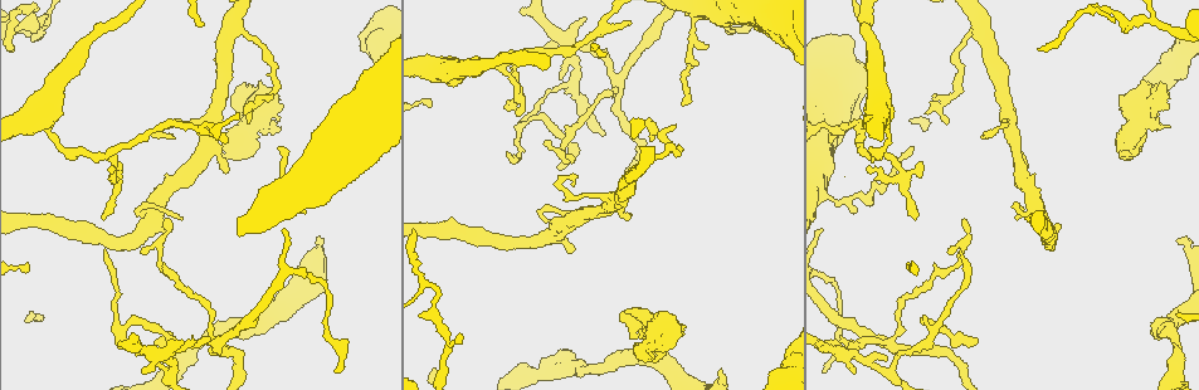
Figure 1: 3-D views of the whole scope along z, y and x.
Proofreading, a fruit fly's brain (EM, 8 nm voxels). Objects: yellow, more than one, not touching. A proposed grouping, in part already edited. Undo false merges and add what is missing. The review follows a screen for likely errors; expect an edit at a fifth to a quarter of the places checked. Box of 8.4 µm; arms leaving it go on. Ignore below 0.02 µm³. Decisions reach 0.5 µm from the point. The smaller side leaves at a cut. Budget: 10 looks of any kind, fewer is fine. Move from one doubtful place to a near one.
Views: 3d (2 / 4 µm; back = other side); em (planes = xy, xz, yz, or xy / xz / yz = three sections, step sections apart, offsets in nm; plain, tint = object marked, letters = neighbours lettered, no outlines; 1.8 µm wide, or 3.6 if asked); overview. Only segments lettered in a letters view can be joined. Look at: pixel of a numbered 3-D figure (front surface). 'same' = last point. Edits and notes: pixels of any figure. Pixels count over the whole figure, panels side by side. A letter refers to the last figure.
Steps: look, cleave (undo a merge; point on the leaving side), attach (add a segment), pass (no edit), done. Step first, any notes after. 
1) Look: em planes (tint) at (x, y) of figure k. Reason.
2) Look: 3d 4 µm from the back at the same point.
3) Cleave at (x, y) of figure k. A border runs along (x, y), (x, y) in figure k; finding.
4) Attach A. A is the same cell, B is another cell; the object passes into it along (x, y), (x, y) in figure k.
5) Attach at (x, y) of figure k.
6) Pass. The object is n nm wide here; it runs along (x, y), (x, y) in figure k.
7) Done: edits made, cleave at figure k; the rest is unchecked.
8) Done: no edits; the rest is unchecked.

Look: 3d 2 µm at (928, 338) of figure 1. Abrupt turn.

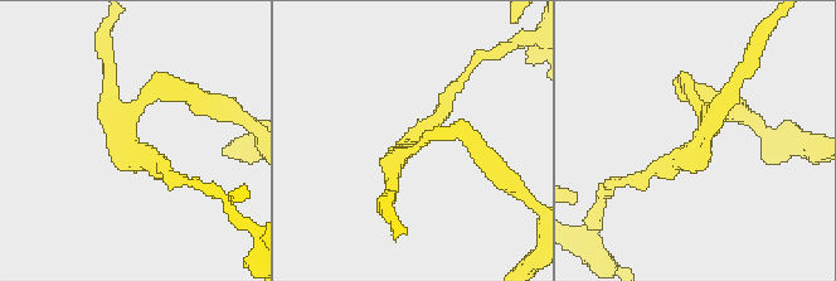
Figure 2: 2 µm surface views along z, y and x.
Look: em planes (letters) at (122, 132) of figure 2. Now the EM.

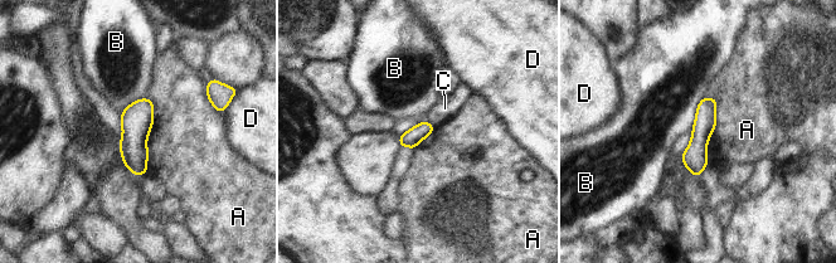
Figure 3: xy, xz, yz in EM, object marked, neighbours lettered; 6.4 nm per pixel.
Pass. The longest contact is with A, 480 nm; A, B, C and D are other cells; a border runs along (146, 96), (152, 103), (147, 169) in figure 3; all the same neuron.

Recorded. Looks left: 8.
Look: 3d 4 µm at (572, 43) of figure 1. Four arms meet.

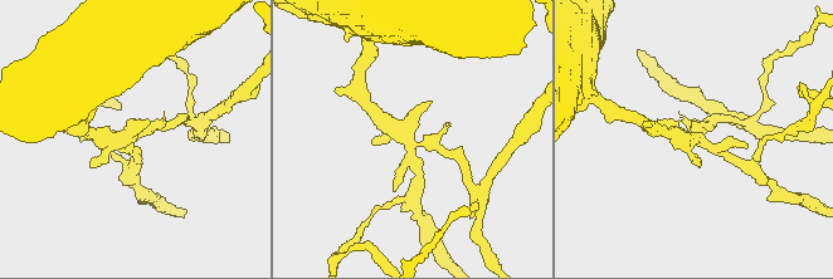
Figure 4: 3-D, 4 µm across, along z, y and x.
Look: em planes (tint) at (694, 136) of figure 4.

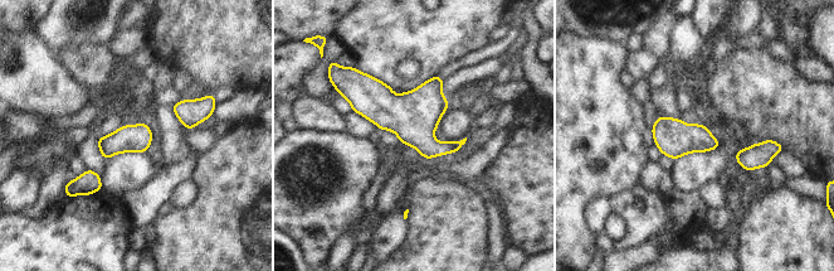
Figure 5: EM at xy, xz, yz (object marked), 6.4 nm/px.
Look: em planes (letters) at the same point.

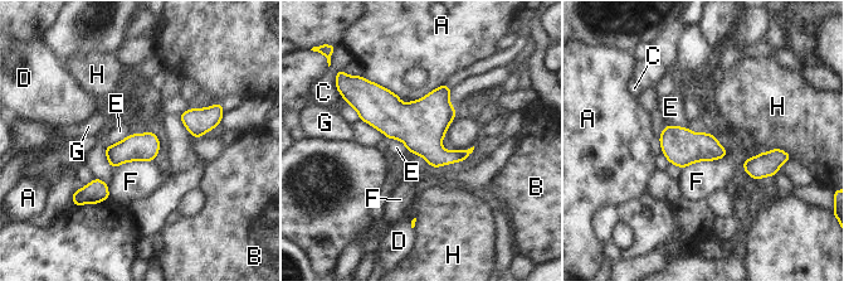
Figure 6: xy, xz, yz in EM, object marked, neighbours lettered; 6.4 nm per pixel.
Pass. The object is 180 nm wide here; A, B, C, D, E, F, G and H are other cells; a border runs along (130, 134), (110, 145) in figure 6; continuous, no second neuron.

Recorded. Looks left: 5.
Look: 3d 4 µm at (1061, 225) of figure 1. Free end.

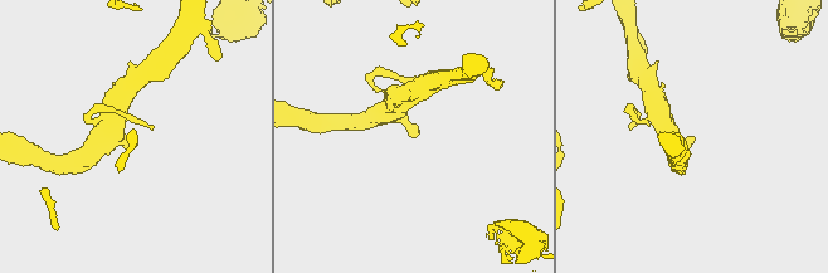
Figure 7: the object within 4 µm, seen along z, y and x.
Look: em planes (letters) at (693, 139) of figure 7.

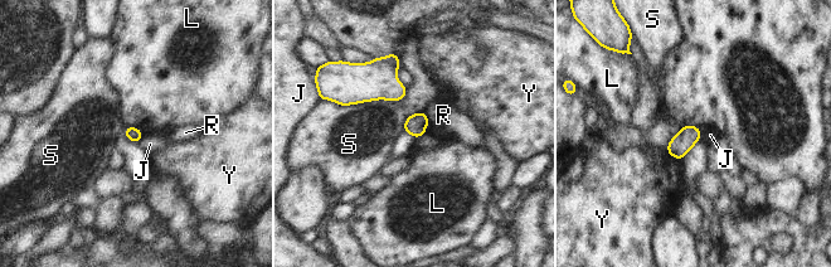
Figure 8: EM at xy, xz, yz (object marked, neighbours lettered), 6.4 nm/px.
Pass. The longest contact is with S, 480 nm; J, L, R, S and Y are other cells; a border runs along (683, 126), (691, 125), (700, 130) in figure 8; no lettered segment goes on from it.

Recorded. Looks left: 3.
Look: 3d 4 µm at (722, 371) of figure 1.

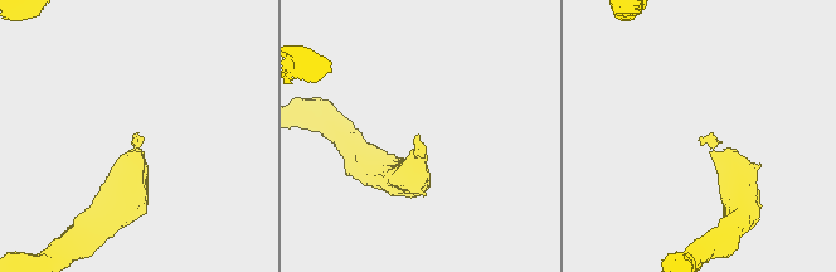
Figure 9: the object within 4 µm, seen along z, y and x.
Look: em planes (letters) at (700, 138) of figure 9.

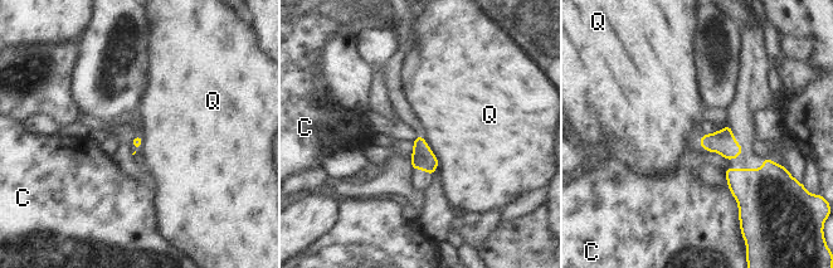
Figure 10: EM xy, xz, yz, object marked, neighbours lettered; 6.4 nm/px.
Pass. The longest contact is with C, 200 nm; C and Q are other cells; no lettered segment goes on from it.

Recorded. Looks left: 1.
Done: no edits; the rest is unchecked.

